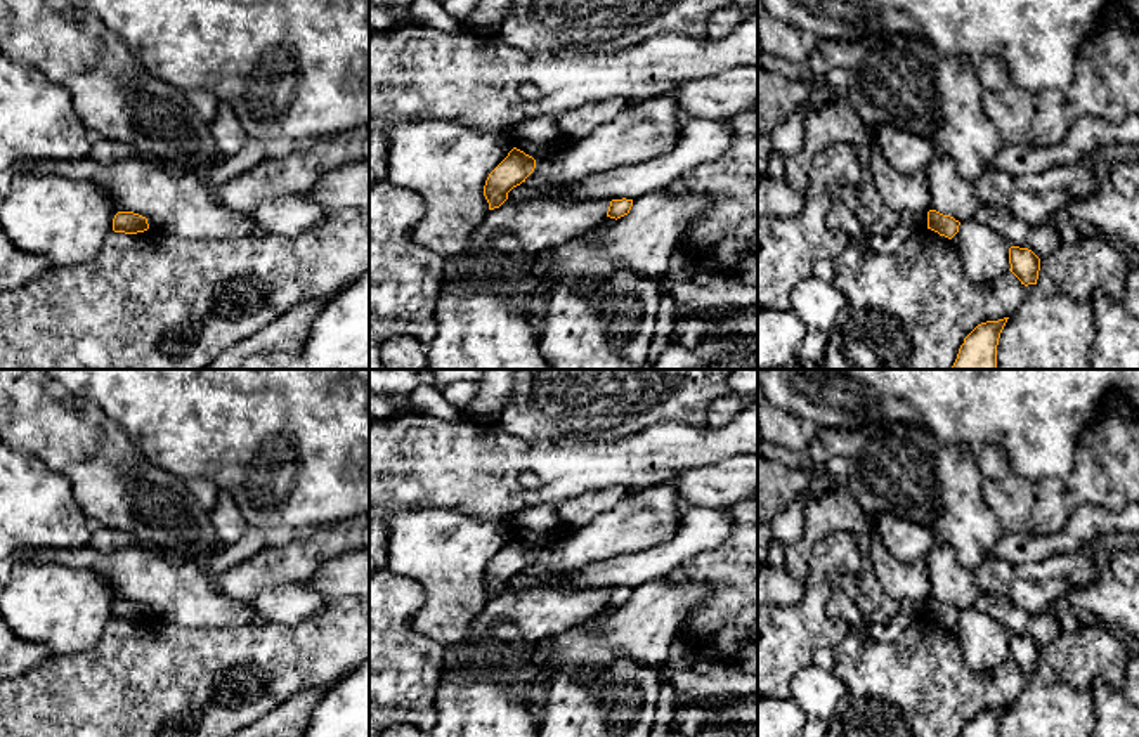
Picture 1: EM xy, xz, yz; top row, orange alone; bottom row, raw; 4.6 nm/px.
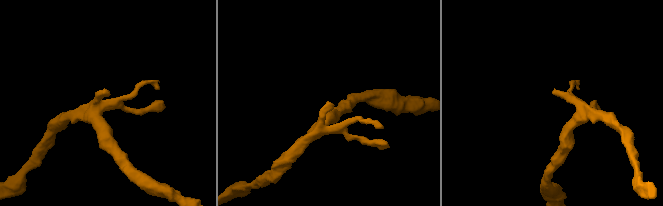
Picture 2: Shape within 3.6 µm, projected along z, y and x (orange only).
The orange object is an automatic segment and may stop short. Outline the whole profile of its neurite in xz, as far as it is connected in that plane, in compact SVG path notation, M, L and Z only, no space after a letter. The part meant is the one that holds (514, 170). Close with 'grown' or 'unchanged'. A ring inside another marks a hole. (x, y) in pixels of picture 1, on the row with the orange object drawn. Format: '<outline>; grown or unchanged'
M513 147L485 180L484 196L489 210L499 208L508 199L508 192L525 182L534 168L536 160Z; unchanged

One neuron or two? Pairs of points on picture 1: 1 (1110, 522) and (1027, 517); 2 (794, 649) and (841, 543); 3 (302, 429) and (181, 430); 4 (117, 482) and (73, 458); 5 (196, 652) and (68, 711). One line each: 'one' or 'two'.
1: two
2: one
3: one
4: one
5: one

